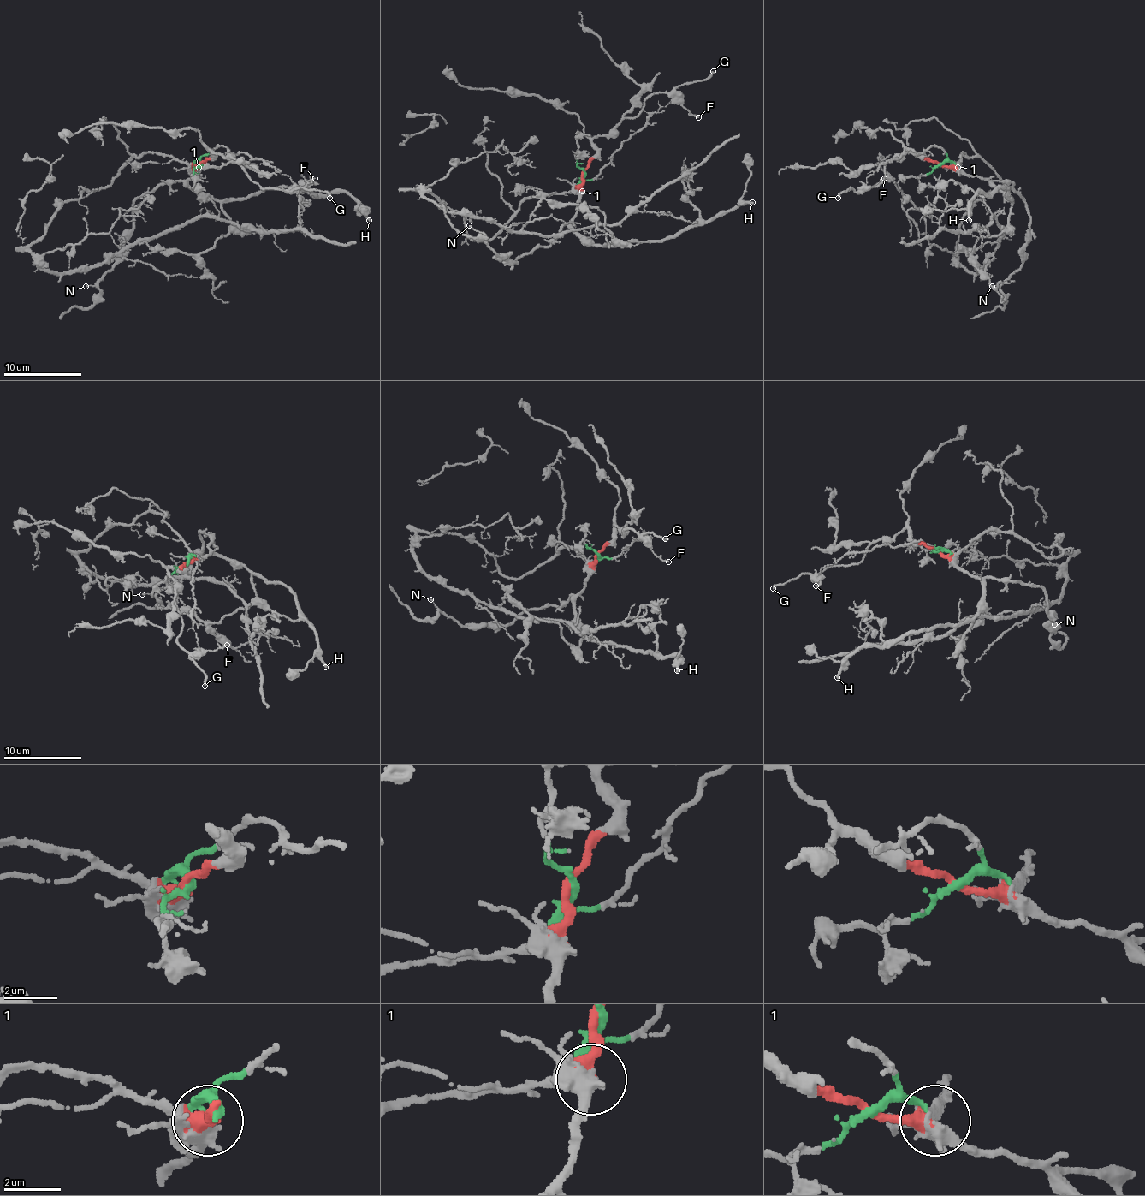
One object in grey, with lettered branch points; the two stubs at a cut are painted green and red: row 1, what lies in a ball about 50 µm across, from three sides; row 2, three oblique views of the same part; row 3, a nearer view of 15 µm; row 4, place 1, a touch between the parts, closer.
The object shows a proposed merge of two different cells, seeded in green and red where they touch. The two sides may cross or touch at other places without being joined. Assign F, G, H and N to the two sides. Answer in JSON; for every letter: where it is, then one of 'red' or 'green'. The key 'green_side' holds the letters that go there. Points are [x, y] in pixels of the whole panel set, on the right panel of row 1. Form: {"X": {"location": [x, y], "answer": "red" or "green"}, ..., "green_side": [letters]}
{"F": {"location": [884, 178], "answer": "red"}, "G": {"location": [838, 198], "answer": "red"}, "H": {"location": [969, 220], "answer": "red"}, "N": {"location": [992, 286], "answer": "red"}, "green_side": []}

